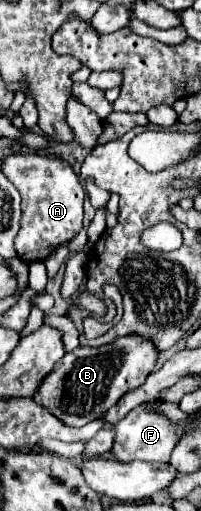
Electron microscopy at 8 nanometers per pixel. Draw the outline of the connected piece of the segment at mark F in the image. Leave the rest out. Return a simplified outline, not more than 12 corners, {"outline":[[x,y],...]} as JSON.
{"outline":[[147,403],[117,422],[117,462],[169,462],[181,432]]}

